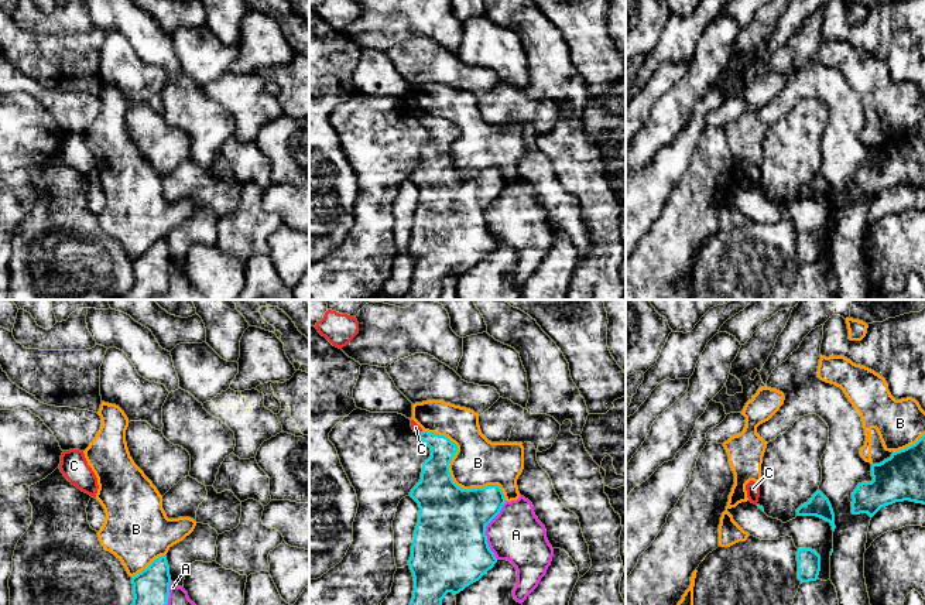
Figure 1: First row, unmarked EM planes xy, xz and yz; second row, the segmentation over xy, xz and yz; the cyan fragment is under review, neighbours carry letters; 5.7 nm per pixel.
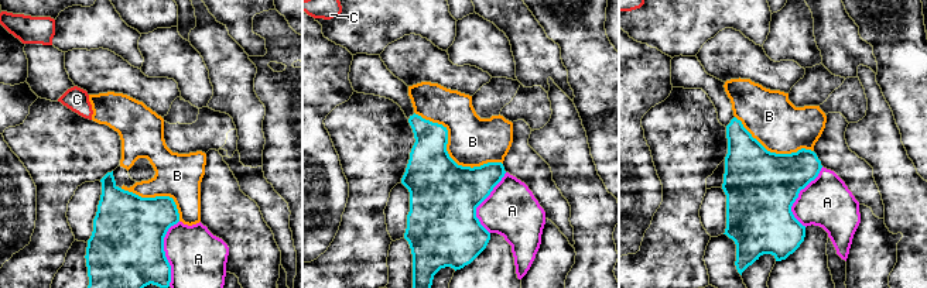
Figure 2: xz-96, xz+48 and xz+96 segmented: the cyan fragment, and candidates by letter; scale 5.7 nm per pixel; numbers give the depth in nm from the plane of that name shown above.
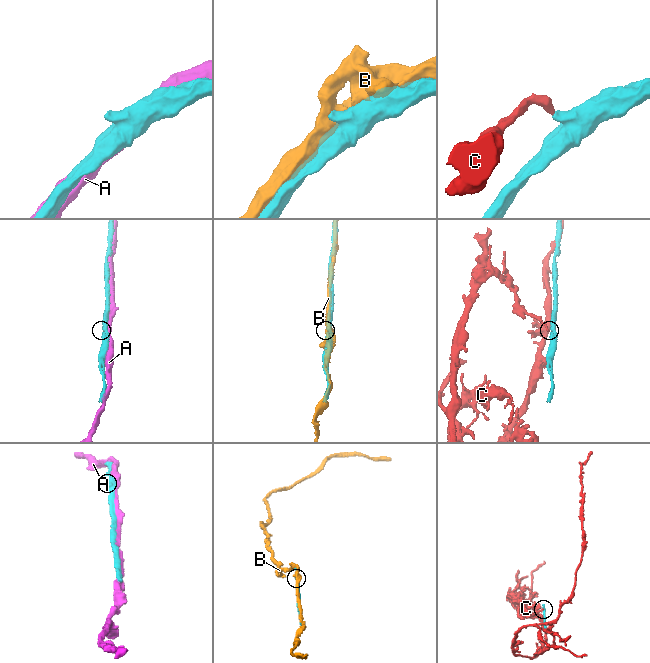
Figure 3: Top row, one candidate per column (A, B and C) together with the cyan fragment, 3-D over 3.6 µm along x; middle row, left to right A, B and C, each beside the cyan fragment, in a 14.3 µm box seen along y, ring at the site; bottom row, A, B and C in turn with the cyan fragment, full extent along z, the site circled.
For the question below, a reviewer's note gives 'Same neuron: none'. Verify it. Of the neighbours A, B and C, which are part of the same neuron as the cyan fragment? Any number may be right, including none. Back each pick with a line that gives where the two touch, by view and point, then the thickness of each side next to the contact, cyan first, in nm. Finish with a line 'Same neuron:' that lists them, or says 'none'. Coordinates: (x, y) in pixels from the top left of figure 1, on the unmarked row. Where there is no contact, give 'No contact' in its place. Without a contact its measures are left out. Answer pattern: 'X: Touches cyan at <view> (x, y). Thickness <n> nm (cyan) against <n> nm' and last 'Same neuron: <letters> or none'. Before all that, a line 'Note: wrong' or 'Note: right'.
Note: right
Same neuron: none

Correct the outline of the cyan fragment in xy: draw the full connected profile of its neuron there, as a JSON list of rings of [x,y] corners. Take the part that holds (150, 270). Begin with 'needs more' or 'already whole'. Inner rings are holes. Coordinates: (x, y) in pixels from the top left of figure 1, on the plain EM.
already whole | [[[167,239],[155,242],[145,253],[131,260],[133,287],[119,300],[153,300],[168,288],[169,249]]]

